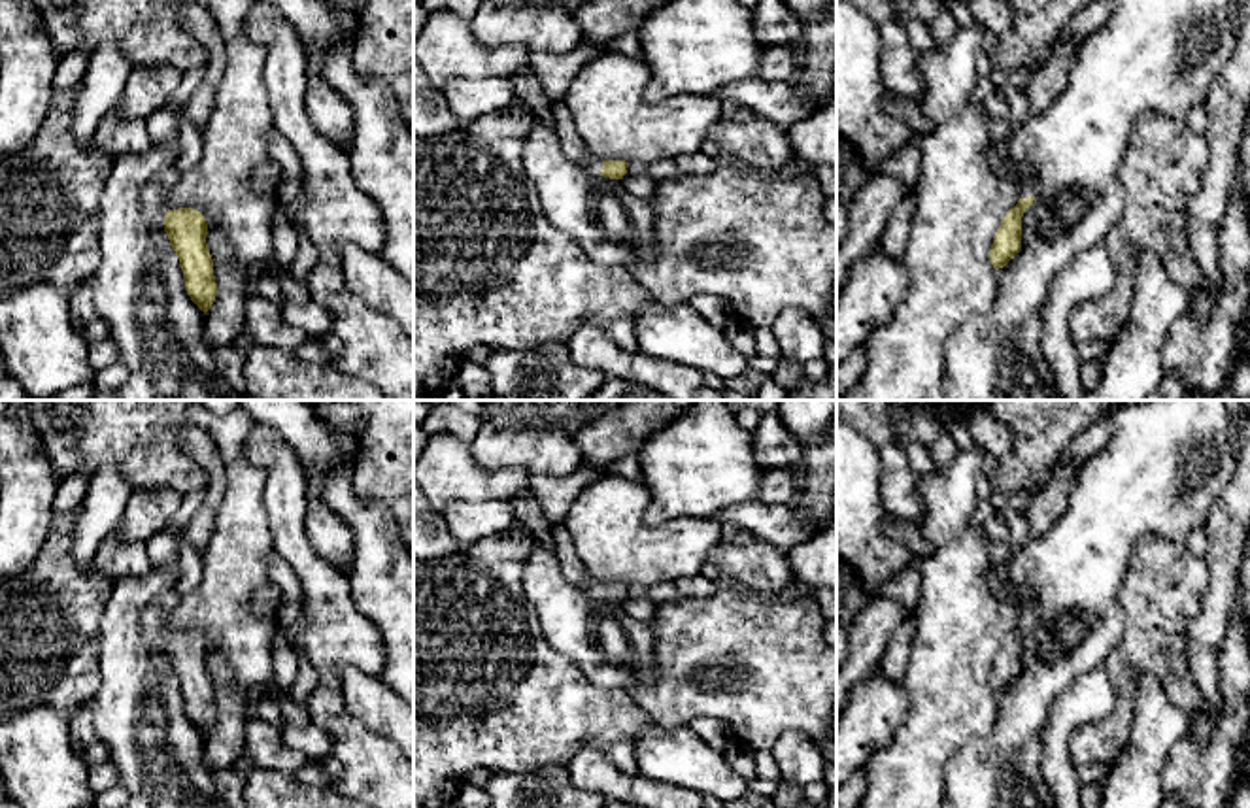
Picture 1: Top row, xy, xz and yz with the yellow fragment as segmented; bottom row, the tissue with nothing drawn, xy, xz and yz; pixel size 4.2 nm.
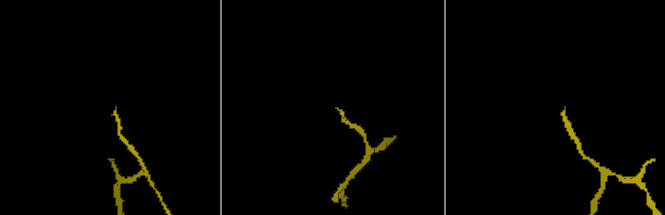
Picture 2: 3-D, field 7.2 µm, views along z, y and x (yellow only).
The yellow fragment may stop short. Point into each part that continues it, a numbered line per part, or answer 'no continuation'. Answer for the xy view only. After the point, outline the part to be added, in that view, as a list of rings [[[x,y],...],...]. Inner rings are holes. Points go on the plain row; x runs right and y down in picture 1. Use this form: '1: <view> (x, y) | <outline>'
1: xy (153, 622) | [[[174,589],[164,591],[159,598],[142,612],[140,629],[144,642],[151,649],[164,649],[164,638],[170,632],[168,614],[177,606],[179,595]]]

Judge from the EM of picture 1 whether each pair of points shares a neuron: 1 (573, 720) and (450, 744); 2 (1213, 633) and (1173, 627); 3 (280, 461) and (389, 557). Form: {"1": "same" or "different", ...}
{"1": "same", "2": "different", "3": "different"}

